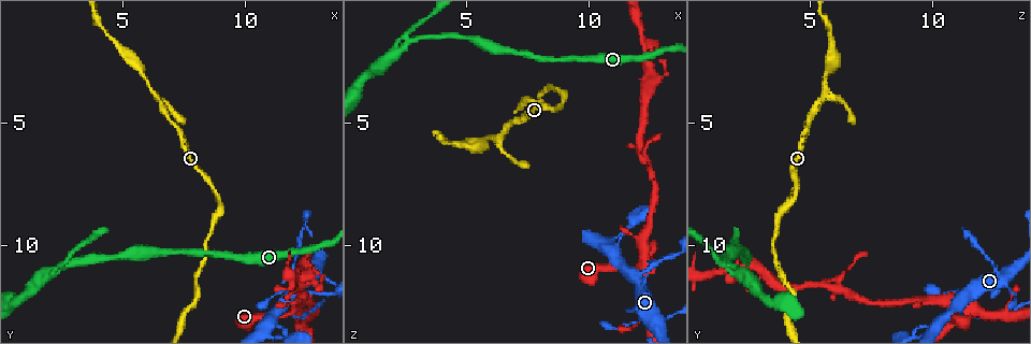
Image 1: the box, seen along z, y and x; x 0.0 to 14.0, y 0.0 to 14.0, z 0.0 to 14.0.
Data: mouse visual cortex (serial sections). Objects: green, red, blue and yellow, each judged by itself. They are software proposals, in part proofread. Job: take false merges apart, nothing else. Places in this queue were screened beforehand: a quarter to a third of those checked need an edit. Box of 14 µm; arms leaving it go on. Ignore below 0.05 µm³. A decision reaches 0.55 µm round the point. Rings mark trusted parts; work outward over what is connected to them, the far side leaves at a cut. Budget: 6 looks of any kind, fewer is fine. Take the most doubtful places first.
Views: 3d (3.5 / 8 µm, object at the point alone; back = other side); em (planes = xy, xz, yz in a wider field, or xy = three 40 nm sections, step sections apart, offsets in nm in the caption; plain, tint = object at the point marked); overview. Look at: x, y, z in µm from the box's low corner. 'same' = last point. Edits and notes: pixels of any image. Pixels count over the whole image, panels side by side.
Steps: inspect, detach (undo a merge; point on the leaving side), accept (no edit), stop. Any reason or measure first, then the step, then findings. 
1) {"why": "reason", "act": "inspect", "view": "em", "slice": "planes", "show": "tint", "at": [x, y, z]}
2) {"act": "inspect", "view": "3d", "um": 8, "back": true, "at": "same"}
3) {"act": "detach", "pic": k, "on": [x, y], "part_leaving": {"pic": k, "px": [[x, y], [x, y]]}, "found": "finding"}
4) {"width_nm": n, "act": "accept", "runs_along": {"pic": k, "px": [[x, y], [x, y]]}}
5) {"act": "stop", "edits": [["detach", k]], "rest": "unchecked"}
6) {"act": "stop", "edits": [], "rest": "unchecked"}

{"why": "three-way junction", "act": "inspect", "view": "3d", "um": 3.5, "at": [6.5, 4.0, 5.4]}

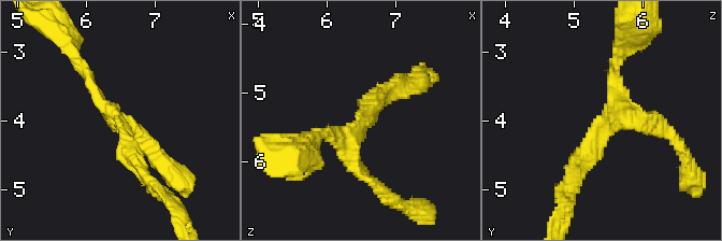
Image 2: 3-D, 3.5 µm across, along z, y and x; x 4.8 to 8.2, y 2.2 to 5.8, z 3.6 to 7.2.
{"arms": 3, "arm_widths_nm": [200, 200, 200], "act": "inspect", "view": "em", "slice": "xy", "step": 3, "show": "tint", "at": [6.55, 4.10, 5.40]}

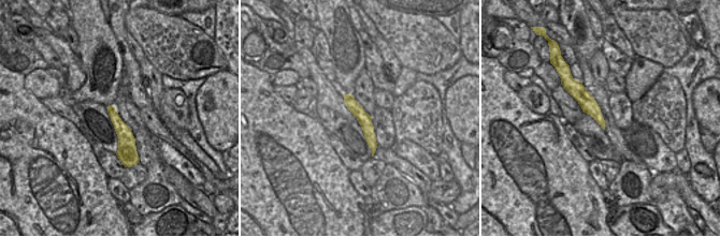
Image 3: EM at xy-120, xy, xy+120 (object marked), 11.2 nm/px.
{"act": "accept", "runs_along": {"pic": 2, "px": [[146, 180], [124, 124], [81, 68]]}, "found": "all the same cell"}

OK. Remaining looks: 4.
{"why": "abrupt turn", "act": "inspect", "view": "3d", "um": 3.5, "at": [2.7, 10.8, 1.6]}

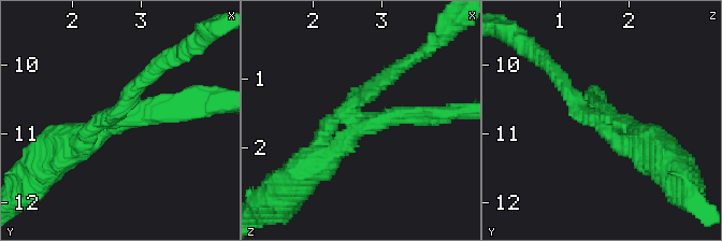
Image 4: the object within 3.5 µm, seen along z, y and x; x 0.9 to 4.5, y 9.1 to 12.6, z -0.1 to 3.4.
{"arms": 3, "arm_widths_nm": [250, 250, 350], "act": "inspect", "view": "em", "slice": "xy", "step": 3, "show": "plain", "at": [2.70, 10.75, 1.70]}

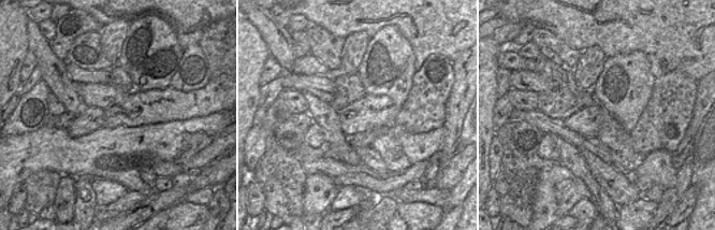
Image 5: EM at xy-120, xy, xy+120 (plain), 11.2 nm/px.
{"act": "inspect", "view": "em", "slice": "xy", "step": 3, "show": "tint", "at": "same"}

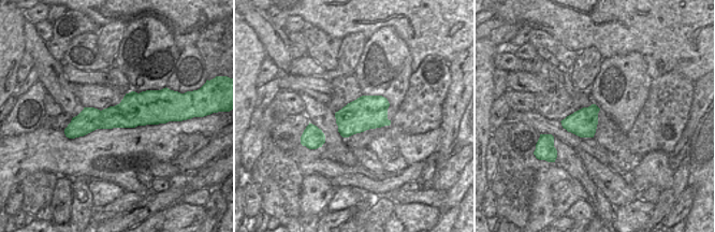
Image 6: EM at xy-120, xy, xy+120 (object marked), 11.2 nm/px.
{"width_nm": 380, "act": "accept", "runs_along": {"pic": 4, "px": [[431, 116], [361, 124], [312, 166]]}, "found": "all the same cell"}

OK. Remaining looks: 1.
{"act": "stop", "edits": [], "rest": "unchecked"}

